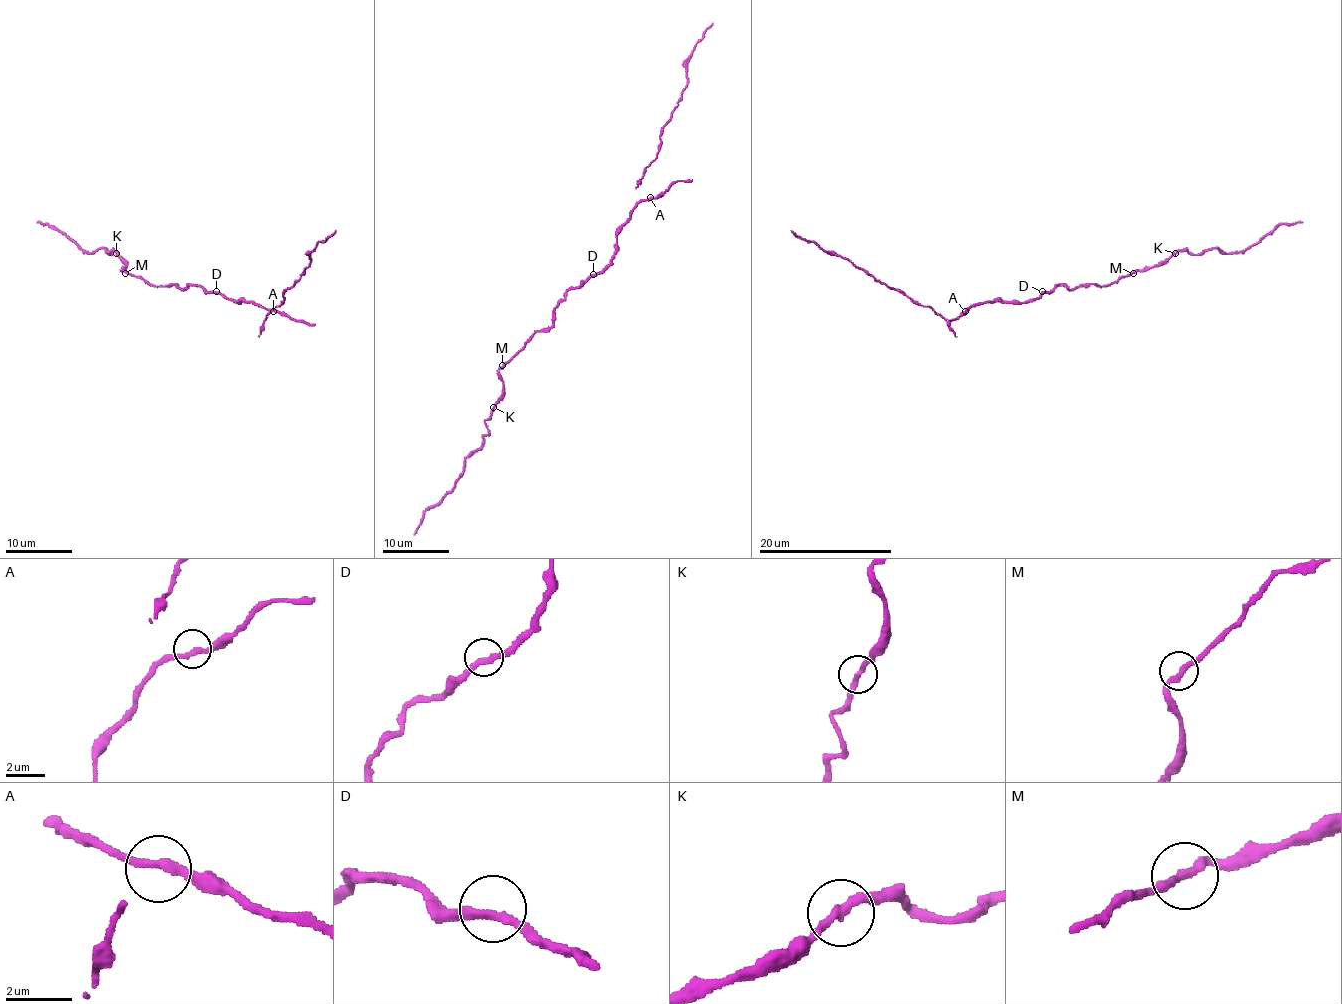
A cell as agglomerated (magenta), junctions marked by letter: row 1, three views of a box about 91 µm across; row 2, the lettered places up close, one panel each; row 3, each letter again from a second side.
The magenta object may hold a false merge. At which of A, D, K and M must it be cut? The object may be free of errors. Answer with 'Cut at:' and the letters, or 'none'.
Cut at: none

